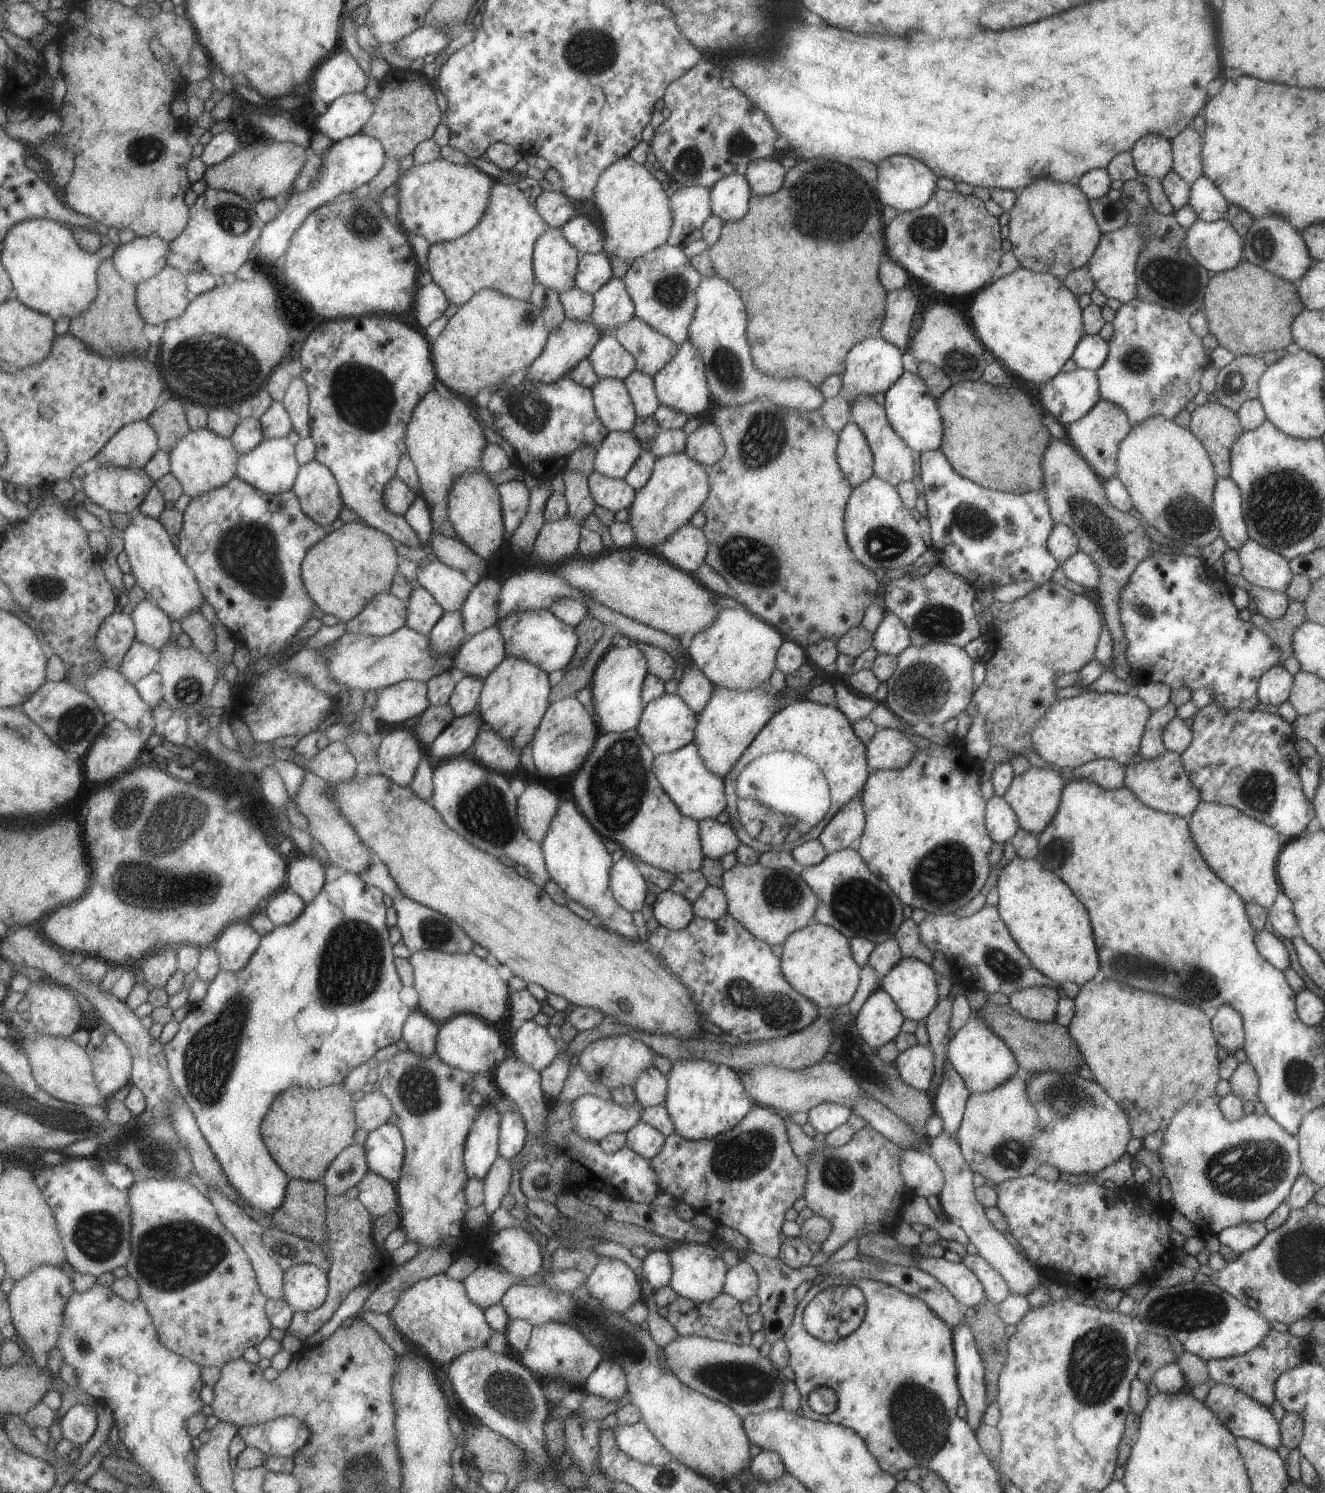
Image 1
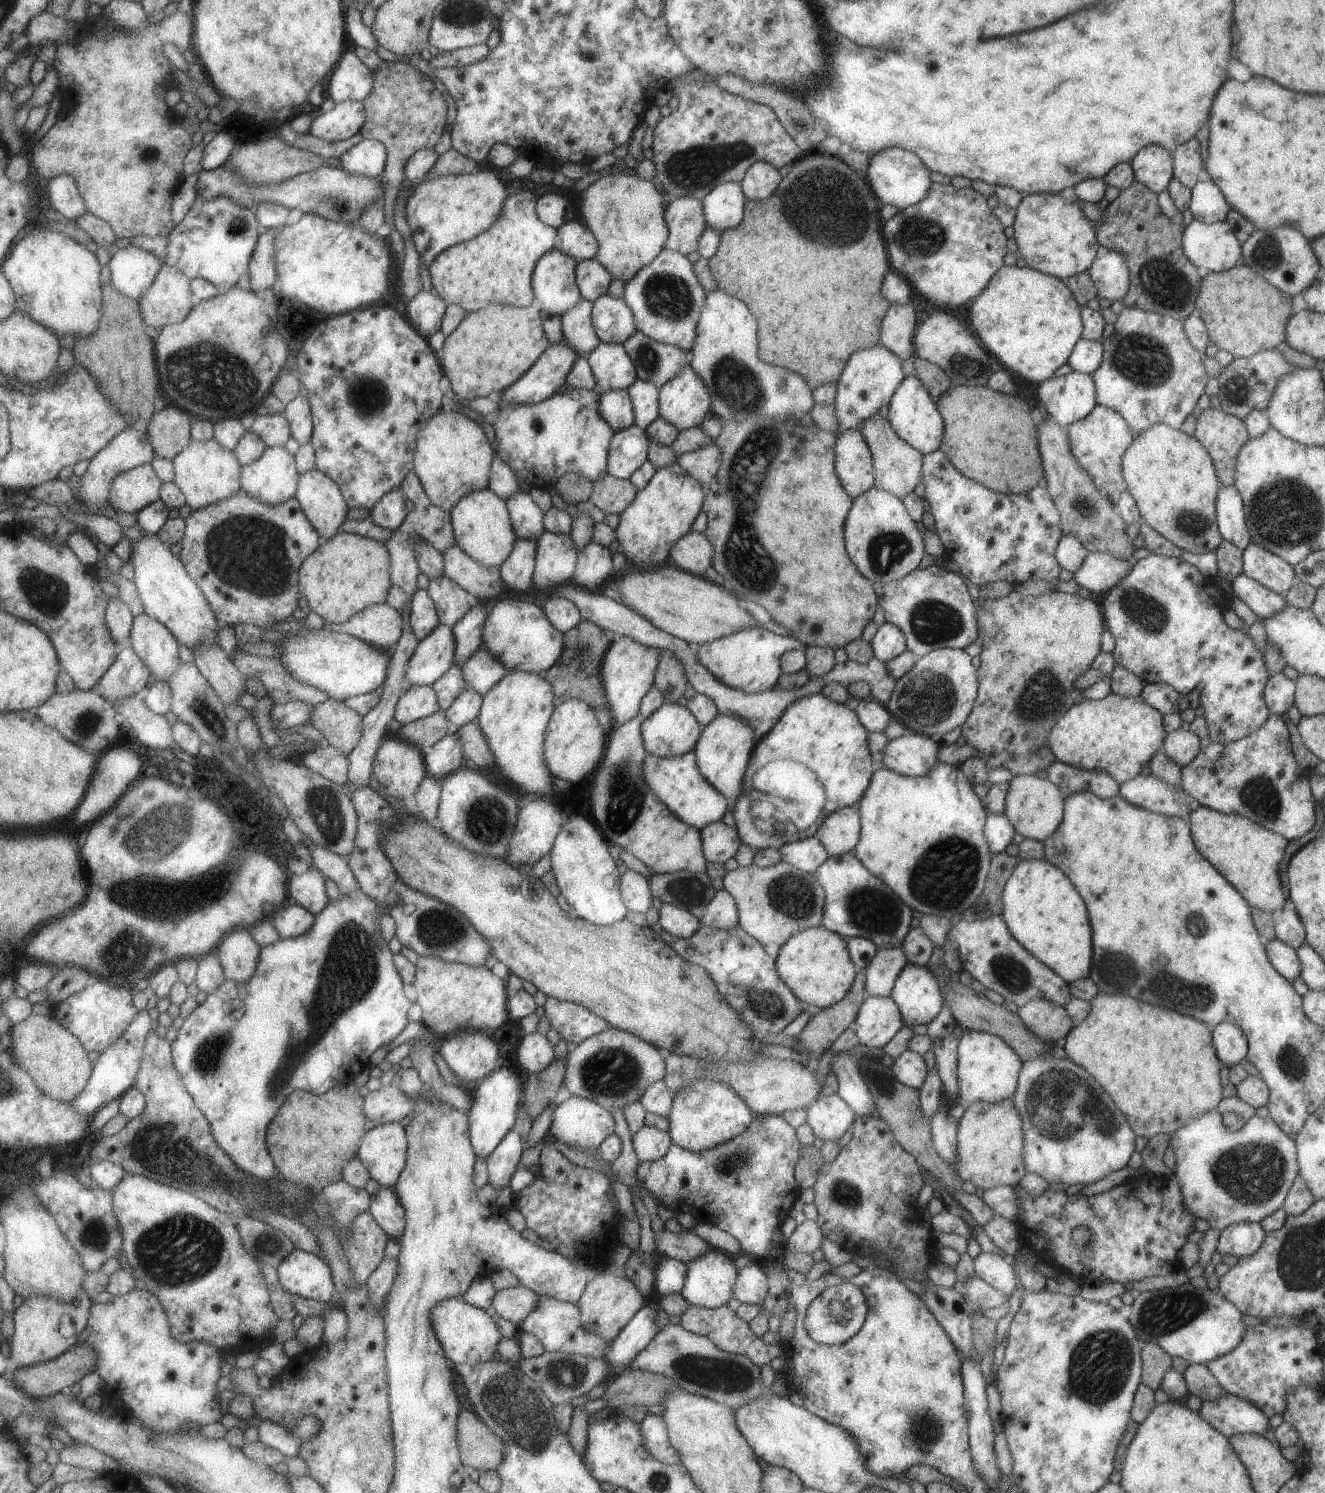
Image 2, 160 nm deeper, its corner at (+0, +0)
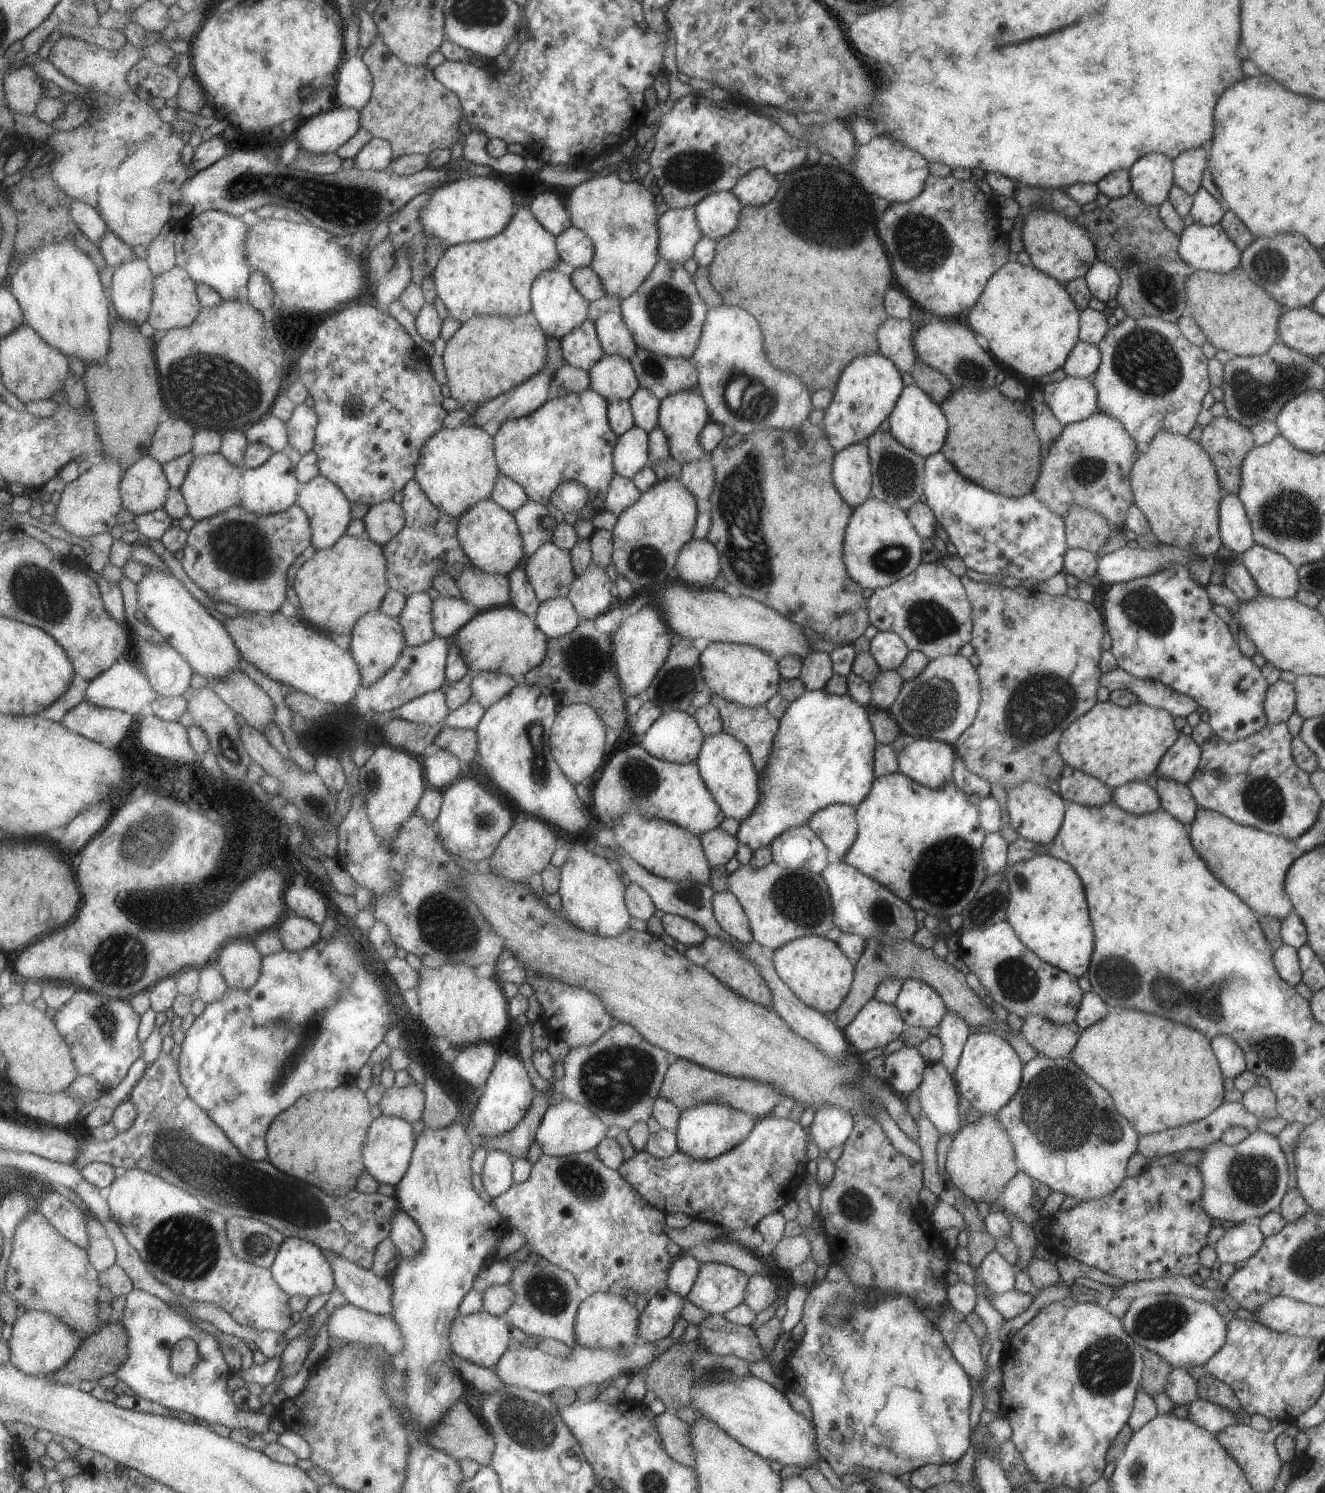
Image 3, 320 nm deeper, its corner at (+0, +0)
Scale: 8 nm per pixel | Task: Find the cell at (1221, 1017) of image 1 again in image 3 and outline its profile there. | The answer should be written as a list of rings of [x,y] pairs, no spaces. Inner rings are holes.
[[[1228,1036],[1211,1038],[1211,1050],[1224,1077],[1235,1078],[1246,1069],[1243,1051]]]

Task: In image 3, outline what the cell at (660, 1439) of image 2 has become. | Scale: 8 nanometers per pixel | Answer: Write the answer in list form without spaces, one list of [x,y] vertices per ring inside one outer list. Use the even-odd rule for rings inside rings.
[[[667,1410],[655,1416],[655,1422],[663,1448],[669,1458],[689,1468],[693,1467],[694,1450],[690,1443],[689,1425]]]

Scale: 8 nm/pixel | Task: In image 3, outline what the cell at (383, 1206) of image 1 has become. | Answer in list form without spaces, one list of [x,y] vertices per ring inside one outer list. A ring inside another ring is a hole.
[[[401,1208],[394,1216],[389,1237],[401,1257],[414,1257],[424,1247],[424,1232],[417,1221]]]

